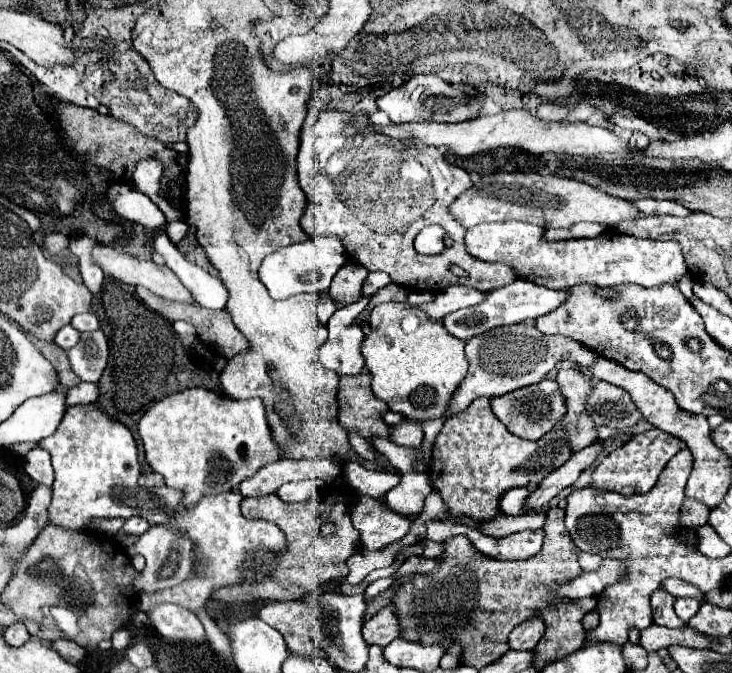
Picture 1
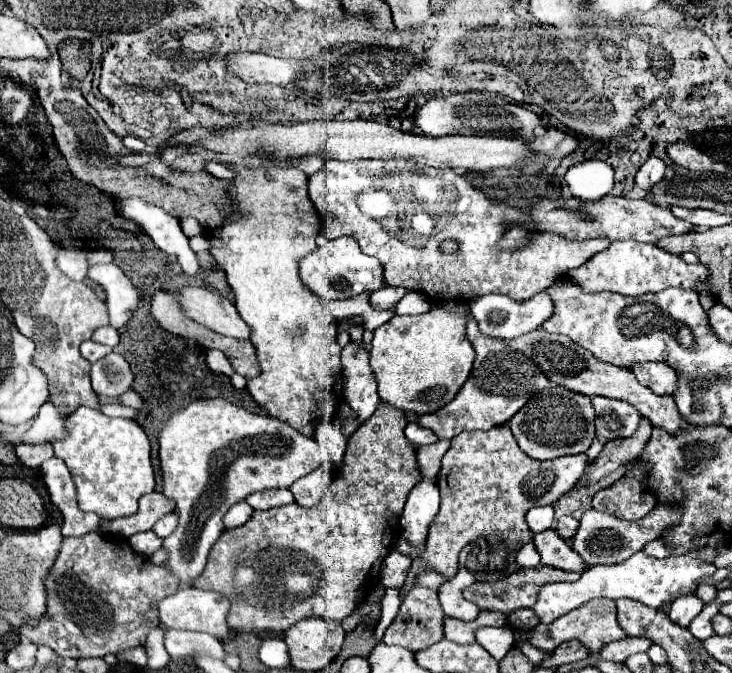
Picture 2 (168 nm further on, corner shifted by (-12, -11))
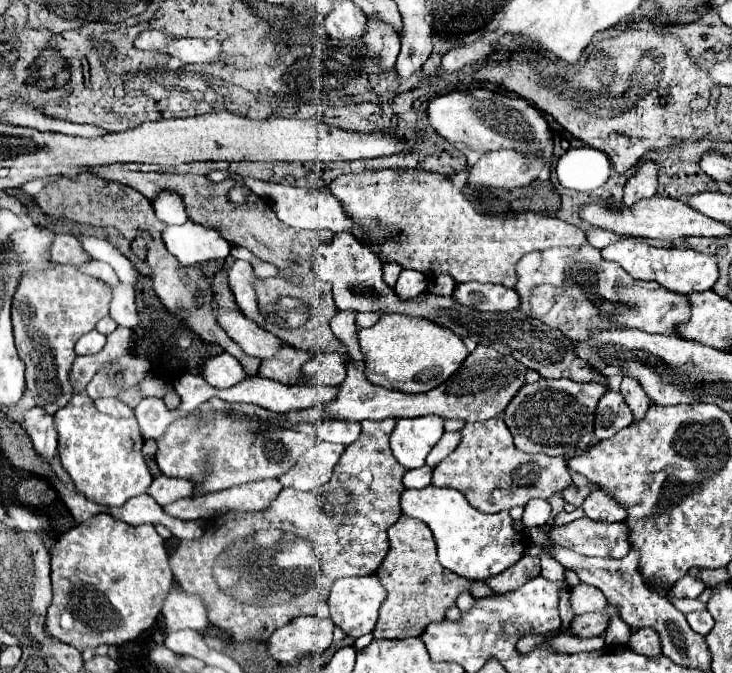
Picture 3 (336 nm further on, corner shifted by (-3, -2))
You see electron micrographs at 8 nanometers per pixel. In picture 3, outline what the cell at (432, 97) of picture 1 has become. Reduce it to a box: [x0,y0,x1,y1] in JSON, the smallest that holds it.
[427,88,553,158]

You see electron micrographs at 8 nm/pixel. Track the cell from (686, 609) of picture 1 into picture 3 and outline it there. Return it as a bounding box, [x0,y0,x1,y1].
[687,612,715,634]

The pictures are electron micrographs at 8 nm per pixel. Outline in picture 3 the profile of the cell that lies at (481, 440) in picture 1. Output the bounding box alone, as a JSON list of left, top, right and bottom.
[431,418,571,514]

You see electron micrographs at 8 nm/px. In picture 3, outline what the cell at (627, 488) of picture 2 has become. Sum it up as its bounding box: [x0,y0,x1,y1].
[583,488,627,522]

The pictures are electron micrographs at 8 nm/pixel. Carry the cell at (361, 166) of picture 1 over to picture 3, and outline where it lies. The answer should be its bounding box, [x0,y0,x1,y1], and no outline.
[327,170,587,288]

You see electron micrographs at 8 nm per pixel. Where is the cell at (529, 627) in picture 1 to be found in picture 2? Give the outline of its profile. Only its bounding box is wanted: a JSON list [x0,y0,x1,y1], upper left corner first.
[528,599,628,651]

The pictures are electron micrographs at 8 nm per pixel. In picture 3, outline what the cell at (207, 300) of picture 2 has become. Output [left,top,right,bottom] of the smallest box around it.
[213,308,281,358]

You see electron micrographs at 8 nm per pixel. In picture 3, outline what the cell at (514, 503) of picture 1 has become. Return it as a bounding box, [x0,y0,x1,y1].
[521,498,551,528]

